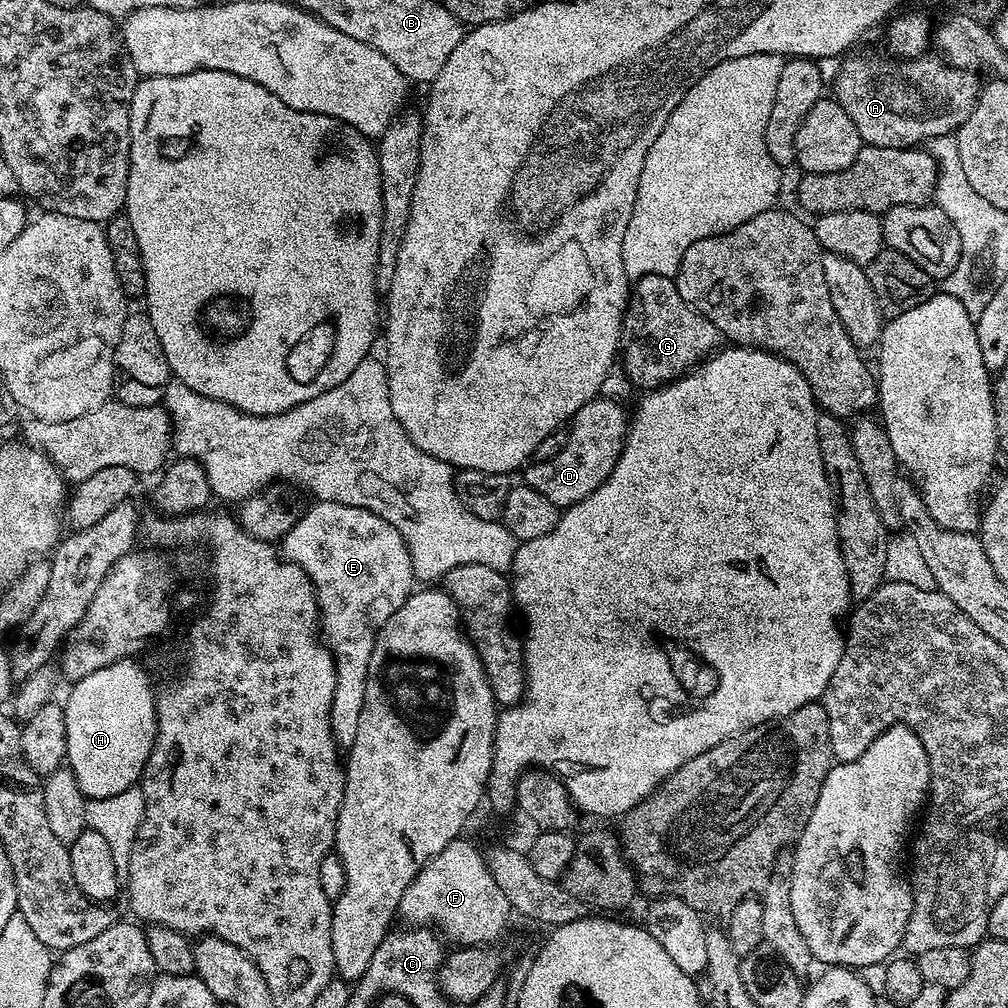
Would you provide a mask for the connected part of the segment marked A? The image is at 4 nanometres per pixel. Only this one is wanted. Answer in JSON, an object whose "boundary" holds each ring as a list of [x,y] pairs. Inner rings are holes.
{"boundary":[[[884,54],[851,56],[841,63],[840,72],[834,81],[834,98],[842,106],[842,110],[850,114],[850,122],[858,126],[861,141],[874,148],[920,146],[923,145],[923,140],[931,142],[939,136],[953,135],[962,126],[962,122],[970,118],[976,100],[980,97],[982,80],[977,73],[967,72],[965,68],[954,68],[932,54],[925,54],[917,60],[889,58]]]}

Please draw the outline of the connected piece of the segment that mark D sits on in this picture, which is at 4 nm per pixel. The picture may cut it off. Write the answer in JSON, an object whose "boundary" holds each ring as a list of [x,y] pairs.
{"boundary":[[[597,398],[586,402],[586,406],[579,408],[570,421],[570,427],[567,429],[568,441],[564,449],[558,454],[554,454],[554,458],[529,463],[522,472],[523,483],[538,490],[538,494],[543,494],[545,498],[550,498],[550,502],[554,502],[556,507],[561,510],[582,502],[582,498],[590,498],[590,494],[594,494],[594,490],[598,490],[598,486],[602,486],[602,482],[606,482],[606,478],[610,478],[624,449],[630,423],[629,413],[624,413],[624,407],[625,405],[621,401],[607,398]]]}

